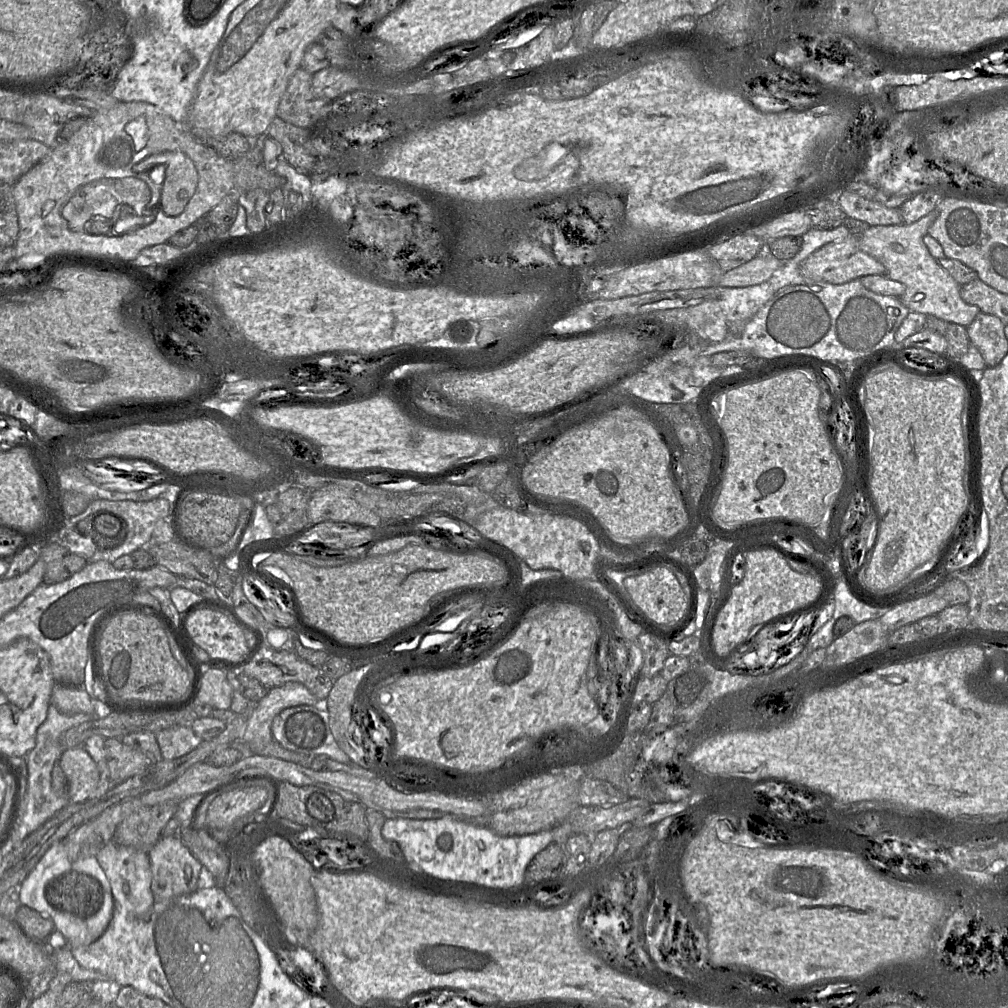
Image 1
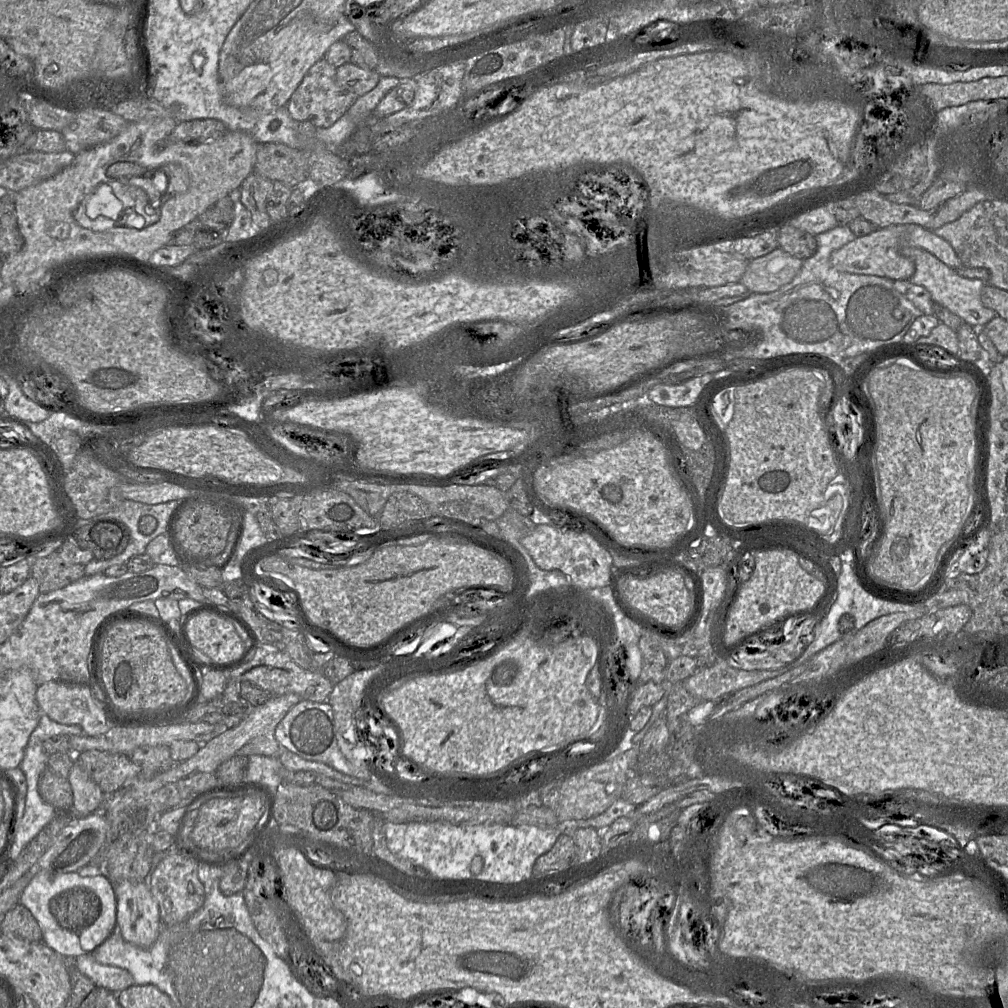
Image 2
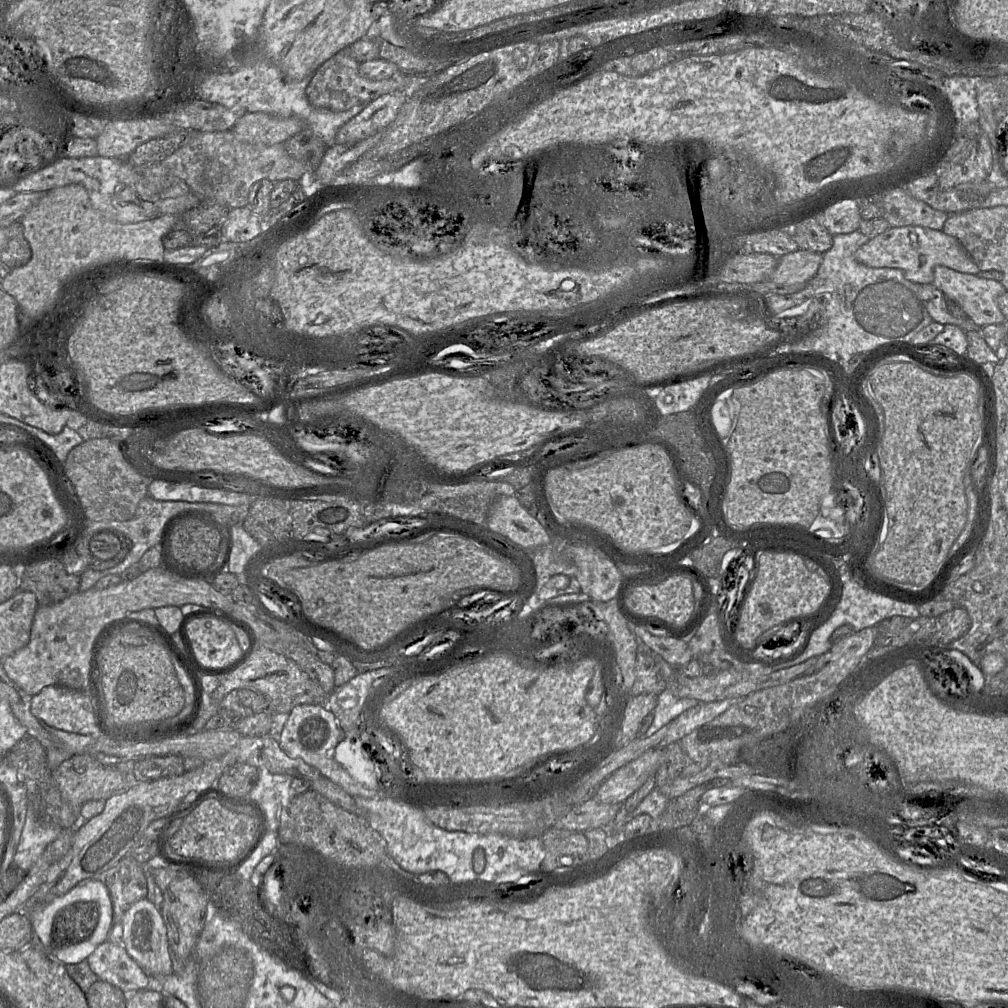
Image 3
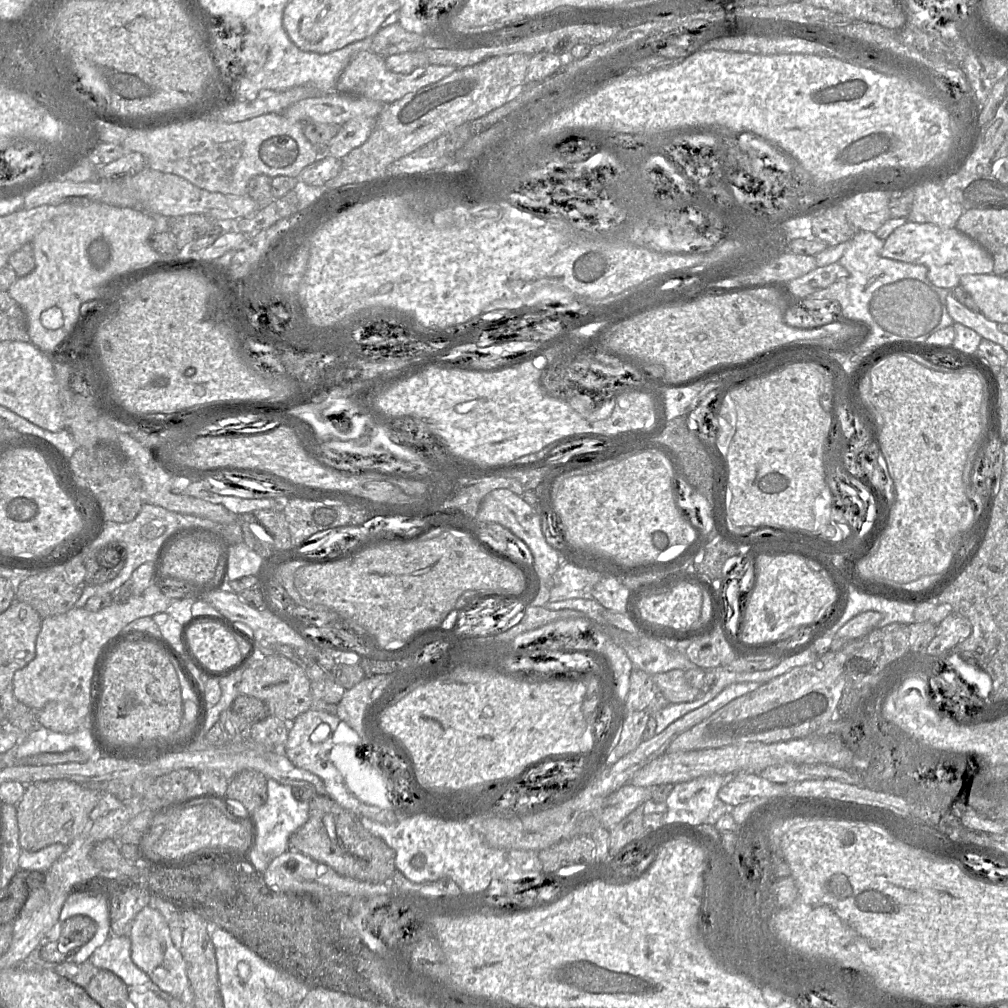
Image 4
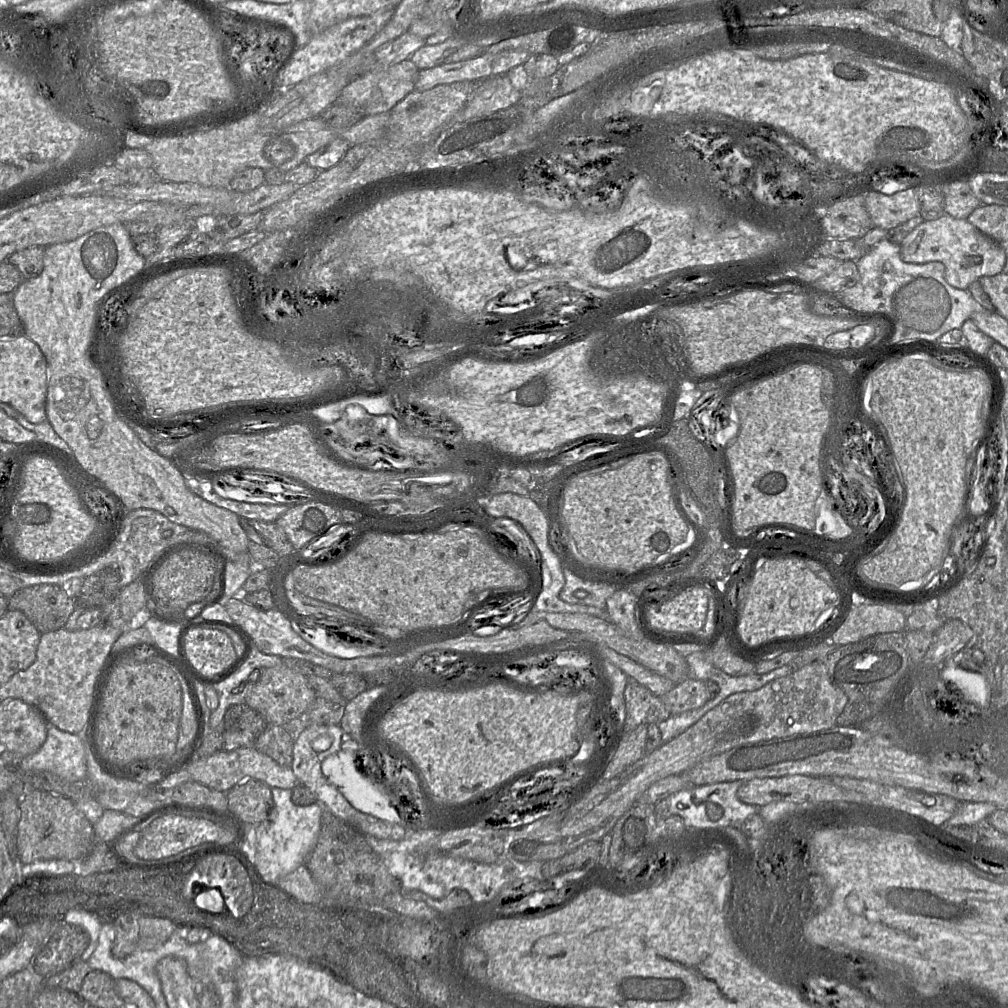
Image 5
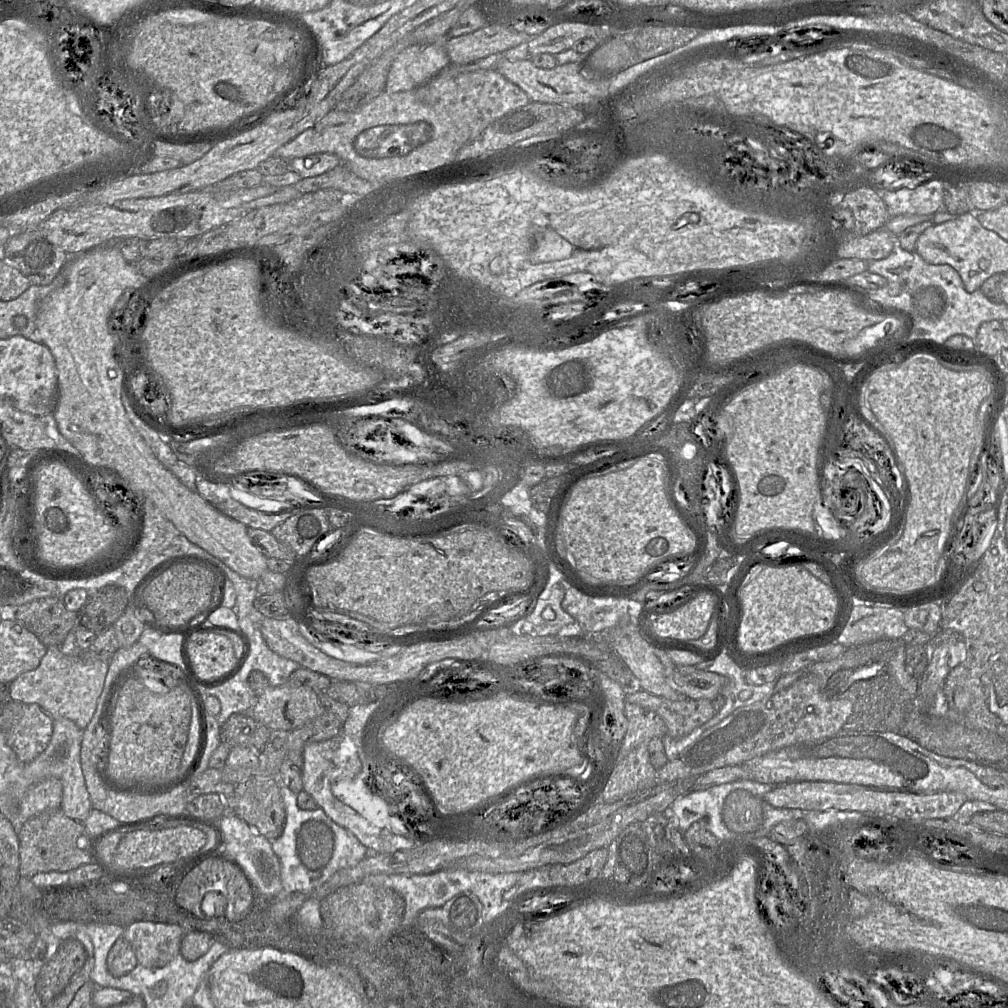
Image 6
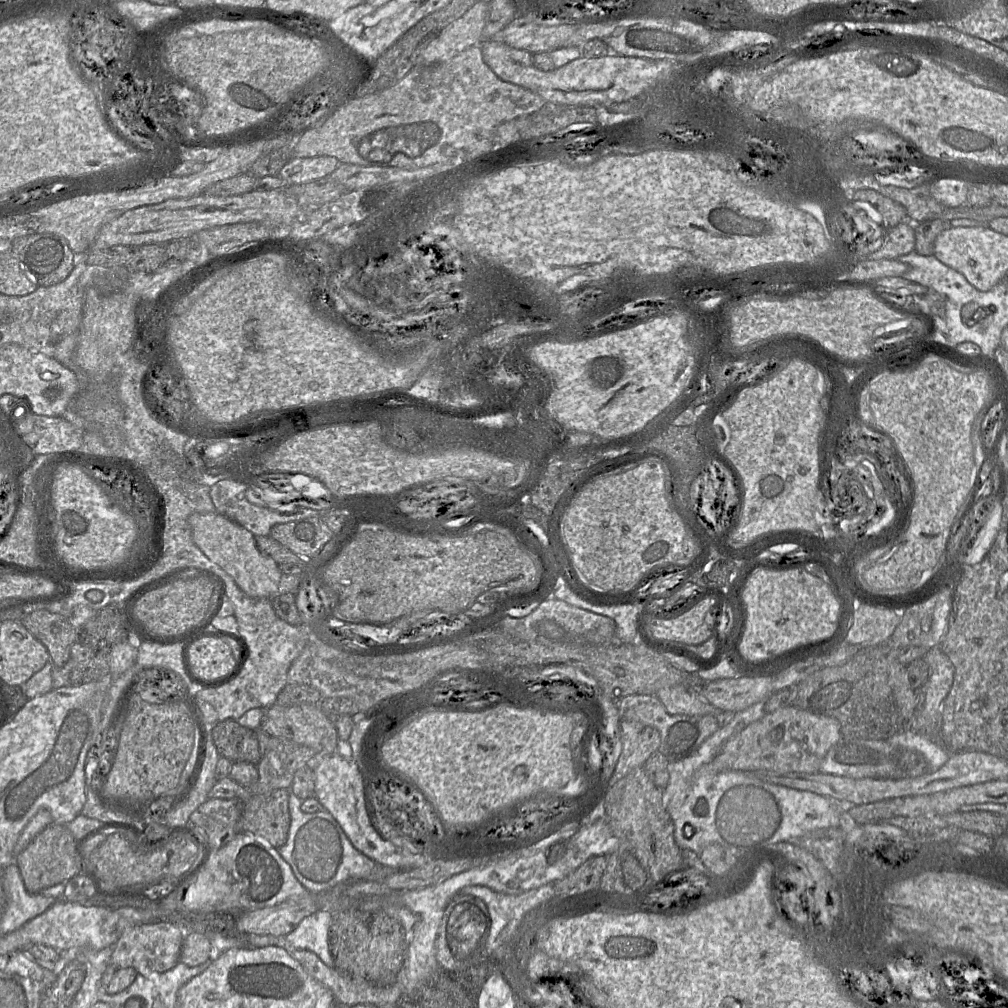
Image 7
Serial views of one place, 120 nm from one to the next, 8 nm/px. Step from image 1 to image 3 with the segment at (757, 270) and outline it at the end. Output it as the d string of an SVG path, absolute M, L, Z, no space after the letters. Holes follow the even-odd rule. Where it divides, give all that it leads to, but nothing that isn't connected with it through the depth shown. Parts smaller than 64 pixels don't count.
M798 249L779 258L769 280L782 286L807 283L816 275L822 259L823 254Z

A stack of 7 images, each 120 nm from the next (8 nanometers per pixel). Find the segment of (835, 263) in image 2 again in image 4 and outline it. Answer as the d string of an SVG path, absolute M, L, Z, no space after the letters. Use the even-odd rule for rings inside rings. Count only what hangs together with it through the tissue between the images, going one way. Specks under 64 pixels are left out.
M906 222L884 241L881 256L896 261L926 266L928 279L937 287L953 289L966 274L991 274L992 255L979 243L956 228L941 228L931 223Z

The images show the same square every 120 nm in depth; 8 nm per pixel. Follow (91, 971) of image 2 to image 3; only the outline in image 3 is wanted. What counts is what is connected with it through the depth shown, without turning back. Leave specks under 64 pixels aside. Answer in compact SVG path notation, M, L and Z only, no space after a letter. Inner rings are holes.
M106 941L87 958L100 980L125 992L146 990L149 974L128 954L124 945Z

